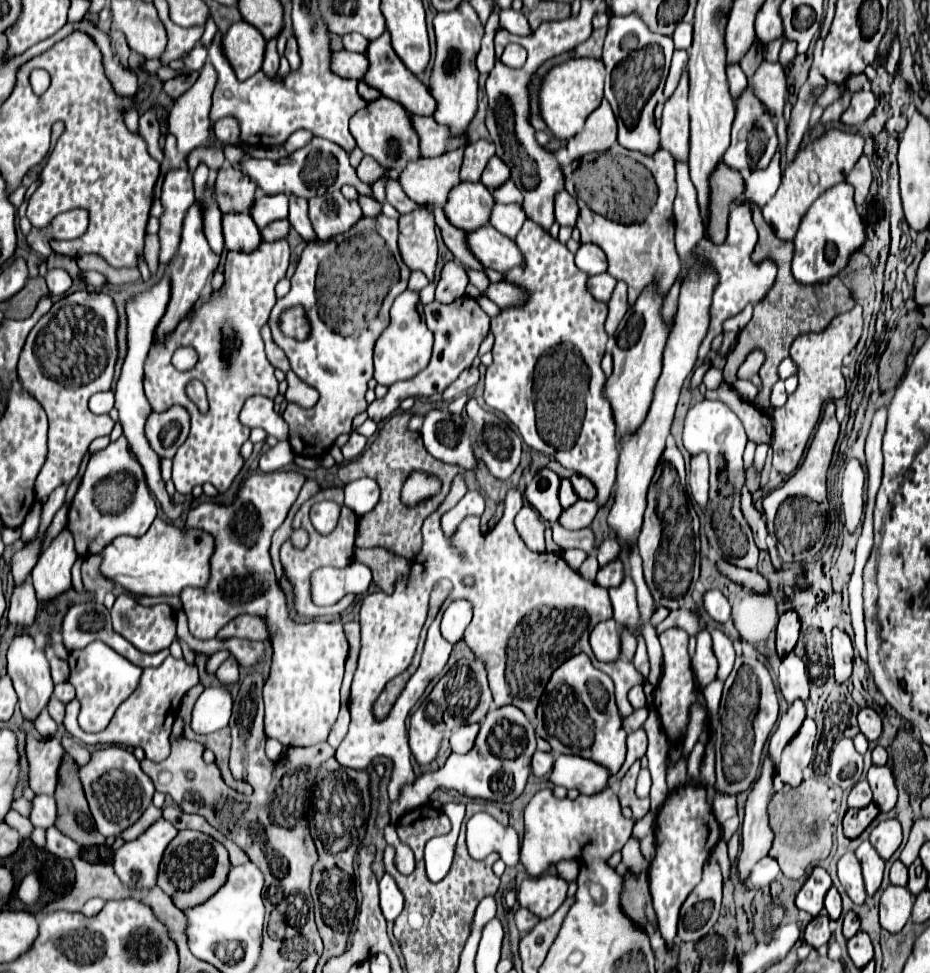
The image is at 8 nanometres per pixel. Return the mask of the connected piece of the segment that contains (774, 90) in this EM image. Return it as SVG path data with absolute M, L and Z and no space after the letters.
M764 60L758 70L754 72L750 86L754 90L754 96L762 100L764 106L774 110L776 120L776 132L778 137L778 149L781 153L781 171L784 173L791 162L785 156L787 133L786 122L783 117L784 98L786 98L786 78L784 78L784 68L778 62L768 62Z

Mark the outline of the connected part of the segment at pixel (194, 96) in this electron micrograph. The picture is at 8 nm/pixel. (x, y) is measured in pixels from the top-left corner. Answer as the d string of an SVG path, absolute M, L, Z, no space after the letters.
M206 62L204 68L200 70L200 76L198 76L196 84L186 94L182 94L172 106L172 112L170 112L170 118L168 118L168 130L178 138L178 152L182 156L186 156L190 150L194 150L202 144L210 144L212 132L210 132L208 112L210 112L216 82L218 82L218 72L214 70L214 66L210 62Z

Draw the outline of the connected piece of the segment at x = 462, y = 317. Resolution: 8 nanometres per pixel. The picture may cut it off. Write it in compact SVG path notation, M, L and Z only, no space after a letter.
M462 296L462 300L454 300L450 304L432 302L432 304L424 306L424 314L426 314L426 324L434 332L434 340L436 340L432 360L424 368L422 374L414 376L412 380L392 384L384 398L376 398L368 406L366 412L368 412L370 420L374 420L374 422L386 420L394 410L398 410L400 402L408 396L430 396L430 394L436 394L436 392L444 392L458 378L458 374L462 370L472 366L474 358L478 356L480 344L484 342L484 338L490 332L490 316L470 296Z

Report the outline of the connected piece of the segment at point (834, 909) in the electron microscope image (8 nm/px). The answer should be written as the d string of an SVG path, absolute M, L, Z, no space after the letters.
M830 888L830 890L828 890L828 894L826 894L826 906L824 906L824 908L826 908L826 912L828 912L828 916L830 916L832 920L838 920L840 910L842 910L842 900L840 900L836 888Z

